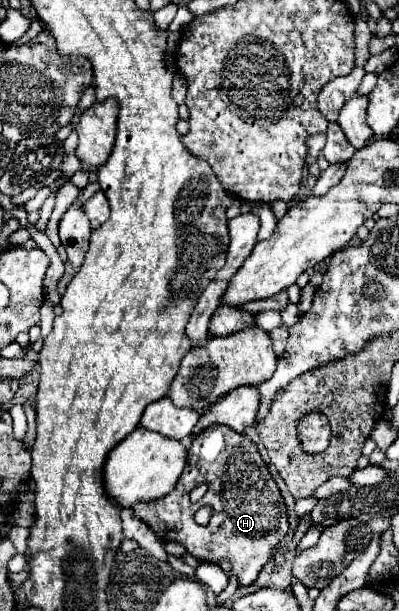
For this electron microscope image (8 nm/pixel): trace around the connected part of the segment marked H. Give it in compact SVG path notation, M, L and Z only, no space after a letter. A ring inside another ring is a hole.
M214 424L210 430L204 430L192 440L188 462L176 488L166 494L166 498L160 498L154 504L136 504L132 510L134 516L146 522L160 540L182 542L188 554L196 558L206 562L228 558L240 580L240 586L248 586L256 580L258 572L274 556L280 540L288 530L286 504L268 468L264 468L256 444L248 436L236 434L228 426L218 424ZM208 440L214 440L214 444L208 446ZM200 482L206 482L210 486L208 494L202 498L202 504L208 504L212 508L212 522L208 526L194 522L198 504L190 502L190 490Z

